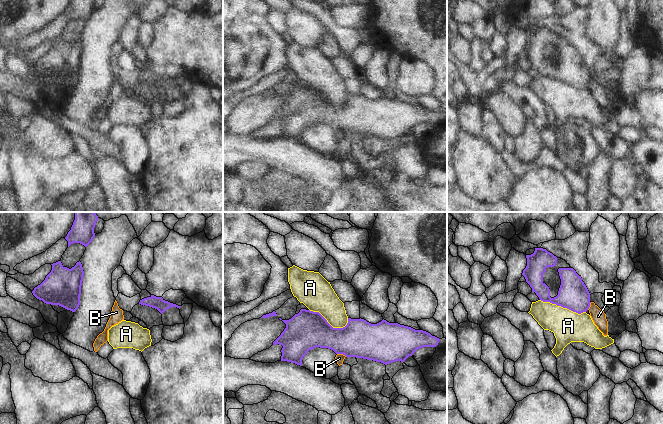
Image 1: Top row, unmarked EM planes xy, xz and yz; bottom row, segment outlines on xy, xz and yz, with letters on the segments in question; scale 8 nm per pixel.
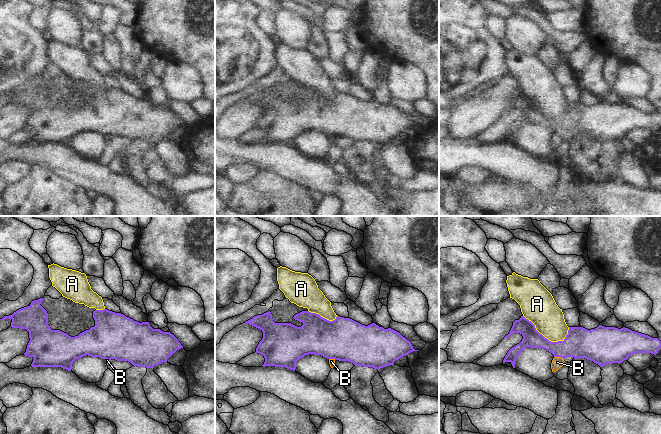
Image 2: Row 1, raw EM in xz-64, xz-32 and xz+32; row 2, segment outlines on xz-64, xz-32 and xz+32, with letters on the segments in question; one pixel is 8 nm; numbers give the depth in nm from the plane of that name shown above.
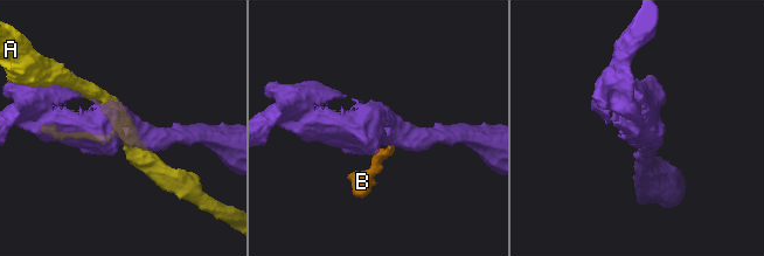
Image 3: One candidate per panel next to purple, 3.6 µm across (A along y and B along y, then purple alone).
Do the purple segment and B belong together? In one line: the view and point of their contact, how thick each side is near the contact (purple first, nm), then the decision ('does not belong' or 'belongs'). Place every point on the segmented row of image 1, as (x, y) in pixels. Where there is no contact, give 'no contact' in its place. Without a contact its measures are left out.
xz (342, 353) | 300/70 nm | does not belong

